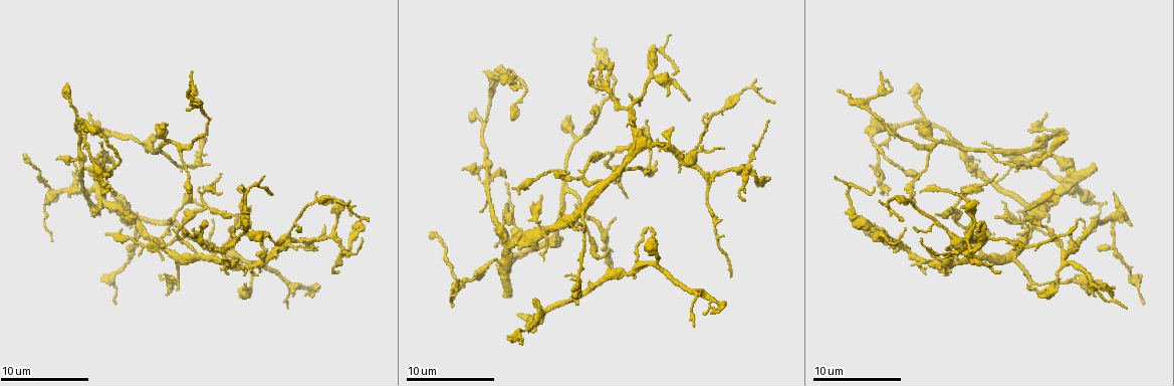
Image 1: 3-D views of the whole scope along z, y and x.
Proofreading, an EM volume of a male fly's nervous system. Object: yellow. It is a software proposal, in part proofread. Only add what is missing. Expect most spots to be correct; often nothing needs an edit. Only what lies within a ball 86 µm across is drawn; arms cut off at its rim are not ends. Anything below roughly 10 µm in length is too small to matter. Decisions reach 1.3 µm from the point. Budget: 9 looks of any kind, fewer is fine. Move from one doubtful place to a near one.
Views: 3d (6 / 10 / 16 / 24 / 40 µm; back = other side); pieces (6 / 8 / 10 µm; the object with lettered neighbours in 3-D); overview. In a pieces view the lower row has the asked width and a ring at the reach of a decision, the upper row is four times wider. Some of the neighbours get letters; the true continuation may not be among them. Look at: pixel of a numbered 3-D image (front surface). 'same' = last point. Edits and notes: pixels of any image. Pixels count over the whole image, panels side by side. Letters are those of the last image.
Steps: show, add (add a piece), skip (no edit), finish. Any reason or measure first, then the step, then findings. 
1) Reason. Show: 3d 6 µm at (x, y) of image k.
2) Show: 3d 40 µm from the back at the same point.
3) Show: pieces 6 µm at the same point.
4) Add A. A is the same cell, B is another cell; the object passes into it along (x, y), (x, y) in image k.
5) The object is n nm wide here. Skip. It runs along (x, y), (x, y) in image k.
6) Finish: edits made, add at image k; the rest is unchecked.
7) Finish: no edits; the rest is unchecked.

Thin end. Show: pieces 8 µm at (999, 272) of image 1.

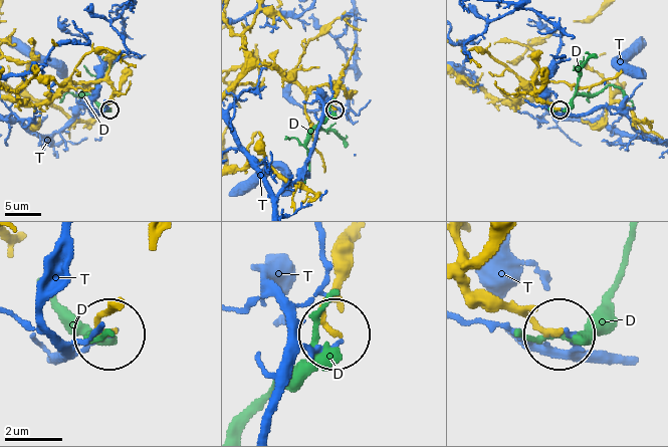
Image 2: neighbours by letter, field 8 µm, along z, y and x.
Skip. D and T are other cells; it runs along (464, 255), (474, 288), (559, 331) in image 2; none of them fits.

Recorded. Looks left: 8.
Branch stops here. Show: pieces 10 µm at (644, 227) of image 1.

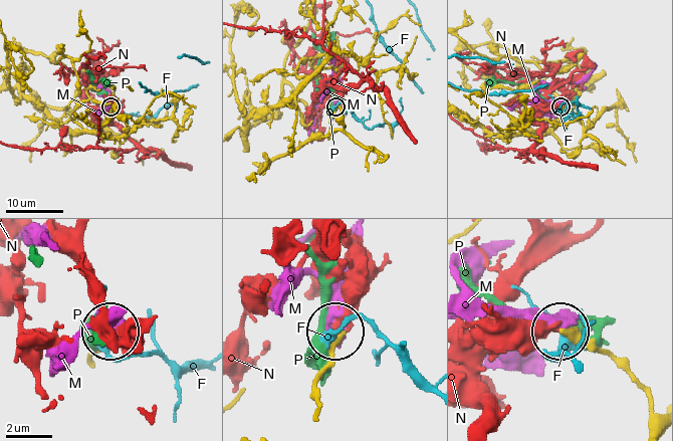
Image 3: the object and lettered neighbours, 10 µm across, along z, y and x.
The object is 330 nm wide here. Skip. F, M, N and P are other cells; none of them fits.

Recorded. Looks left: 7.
Branch stops here. Show: pieces 8 µm at (168, 220) of image 1.

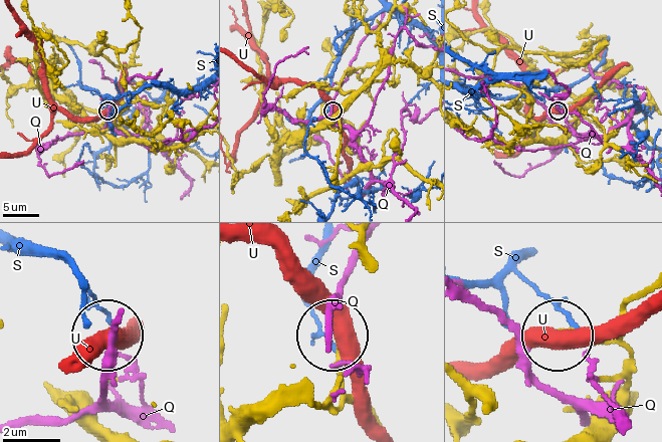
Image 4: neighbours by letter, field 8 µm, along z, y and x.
The object is 180 nm wide here. Skip. Q, S and U are other cells; no lettered piece goes on from it.

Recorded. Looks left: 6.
An open end. Show: pieces 8 µm at (887, 192) of image 1.

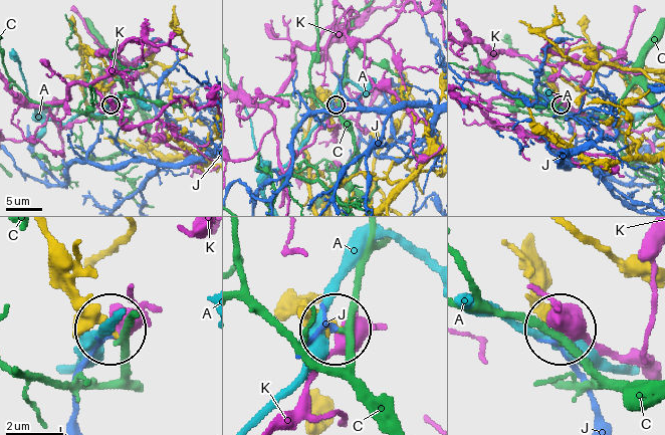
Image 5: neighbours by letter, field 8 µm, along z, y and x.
The object is 270 nm wide here. Skip. A, C, J and K are other cells; it runs along (287, 301), (304, 303), (330, 328) in image 5; none of them fits.

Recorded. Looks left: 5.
Finish: no edits; the rest is unchecked.

